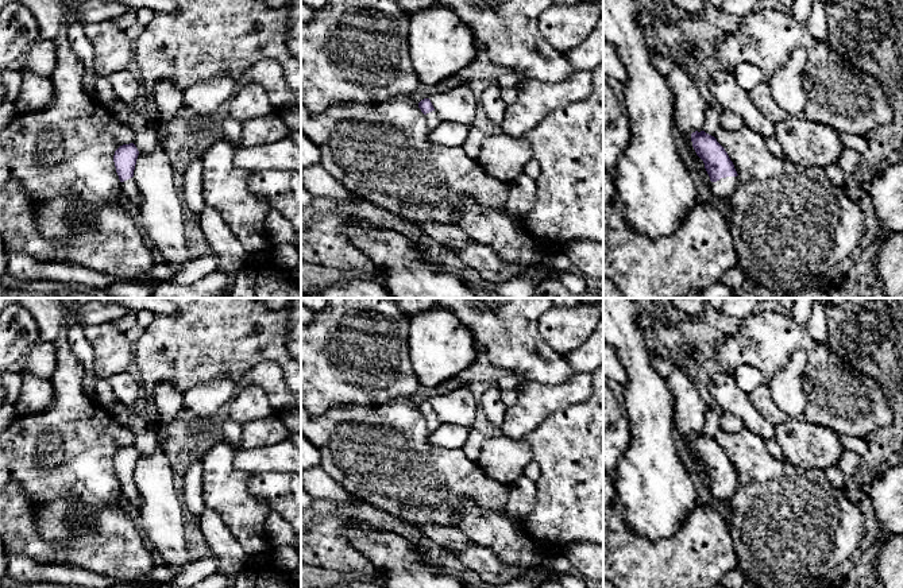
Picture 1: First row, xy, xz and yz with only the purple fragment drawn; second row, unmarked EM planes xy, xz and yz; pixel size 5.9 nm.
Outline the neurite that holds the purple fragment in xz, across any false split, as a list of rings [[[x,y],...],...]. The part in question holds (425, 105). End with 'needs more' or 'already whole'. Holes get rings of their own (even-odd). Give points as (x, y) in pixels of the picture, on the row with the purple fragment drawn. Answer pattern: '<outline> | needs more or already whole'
[[[429,98],[421,100],[418,102],[418,108],[424,113],[427,125],[429,127],[429,129],[431,131],[436,129],[440,125],[441,119],[439,117],[437,112],[435,111],[431,100]]] | needs more

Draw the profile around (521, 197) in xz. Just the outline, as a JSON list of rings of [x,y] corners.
[[[521,174],[509,182],[506,212],[521,220],[529,213],[536,200],[536,181]]]

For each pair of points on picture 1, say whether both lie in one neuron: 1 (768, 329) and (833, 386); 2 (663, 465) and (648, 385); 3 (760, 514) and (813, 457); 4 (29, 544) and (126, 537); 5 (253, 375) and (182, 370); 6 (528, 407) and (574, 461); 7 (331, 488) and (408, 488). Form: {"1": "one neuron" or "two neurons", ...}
{"1": "one neuron", "2": "one neuron", "3": "two neurons", "4": "one neuron", "5": "two neurons", "6": "two neurons", "7": "two neurons"}

